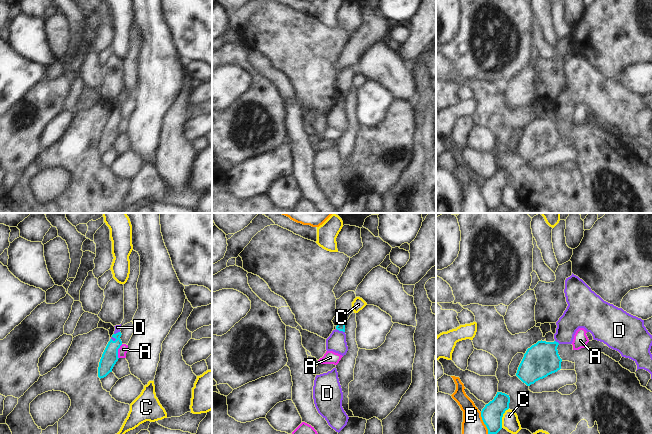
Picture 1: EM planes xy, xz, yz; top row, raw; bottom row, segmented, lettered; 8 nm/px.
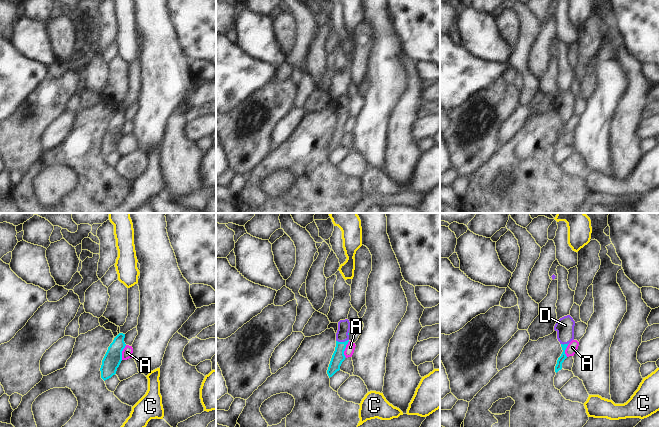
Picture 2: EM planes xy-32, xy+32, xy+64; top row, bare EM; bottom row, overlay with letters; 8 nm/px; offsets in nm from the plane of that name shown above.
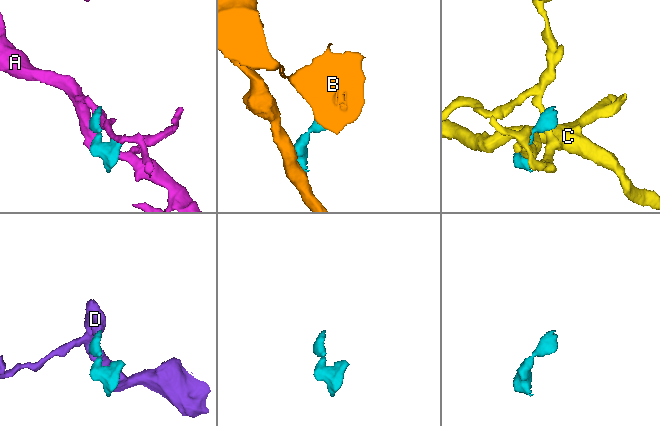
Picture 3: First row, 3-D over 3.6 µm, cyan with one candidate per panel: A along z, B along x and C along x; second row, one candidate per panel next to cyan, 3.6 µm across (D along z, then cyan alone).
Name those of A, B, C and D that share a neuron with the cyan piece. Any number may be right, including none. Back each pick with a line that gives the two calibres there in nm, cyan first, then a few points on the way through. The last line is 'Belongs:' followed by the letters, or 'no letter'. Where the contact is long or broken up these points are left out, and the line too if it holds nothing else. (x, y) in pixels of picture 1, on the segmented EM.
D: 70 nm thick on the cyan side, 160 nm on the other; runs through xz (340, 326), (340, 330), (336, 342)
Belongs: D

